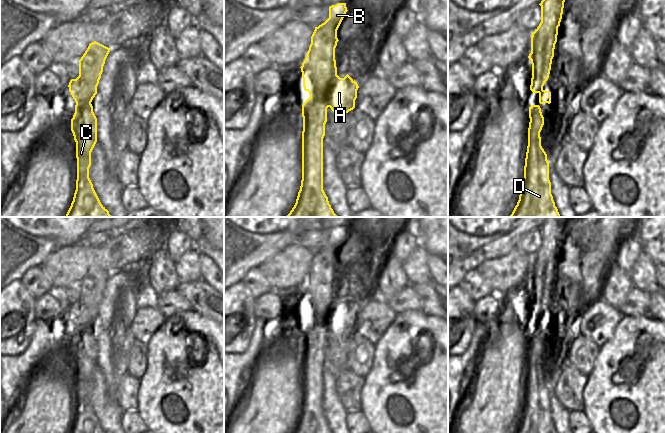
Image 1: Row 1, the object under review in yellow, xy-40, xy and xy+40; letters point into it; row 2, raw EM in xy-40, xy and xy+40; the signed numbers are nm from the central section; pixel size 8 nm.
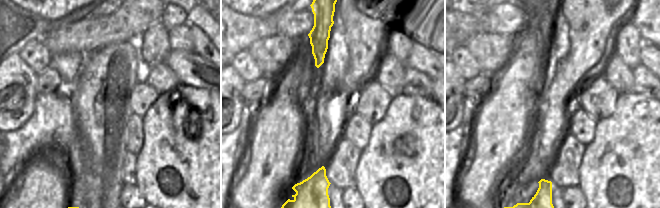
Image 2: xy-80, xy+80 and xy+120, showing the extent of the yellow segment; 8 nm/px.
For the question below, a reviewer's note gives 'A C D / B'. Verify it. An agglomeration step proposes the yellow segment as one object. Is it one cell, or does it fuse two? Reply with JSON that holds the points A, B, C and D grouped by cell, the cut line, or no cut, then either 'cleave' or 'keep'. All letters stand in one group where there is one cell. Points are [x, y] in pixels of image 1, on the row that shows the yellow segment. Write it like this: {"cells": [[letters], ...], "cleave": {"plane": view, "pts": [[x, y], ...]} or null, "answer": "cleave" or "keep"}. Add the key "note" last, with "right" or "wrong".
{"cells": [["A", "B", "C", "D"]], "cleave": null, "answer": "keep", "note": "wrong"}

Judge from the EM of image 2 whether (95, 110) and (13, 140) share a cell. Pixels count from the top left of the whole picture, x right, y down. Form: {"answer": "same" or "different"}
{"answer": "different"}

